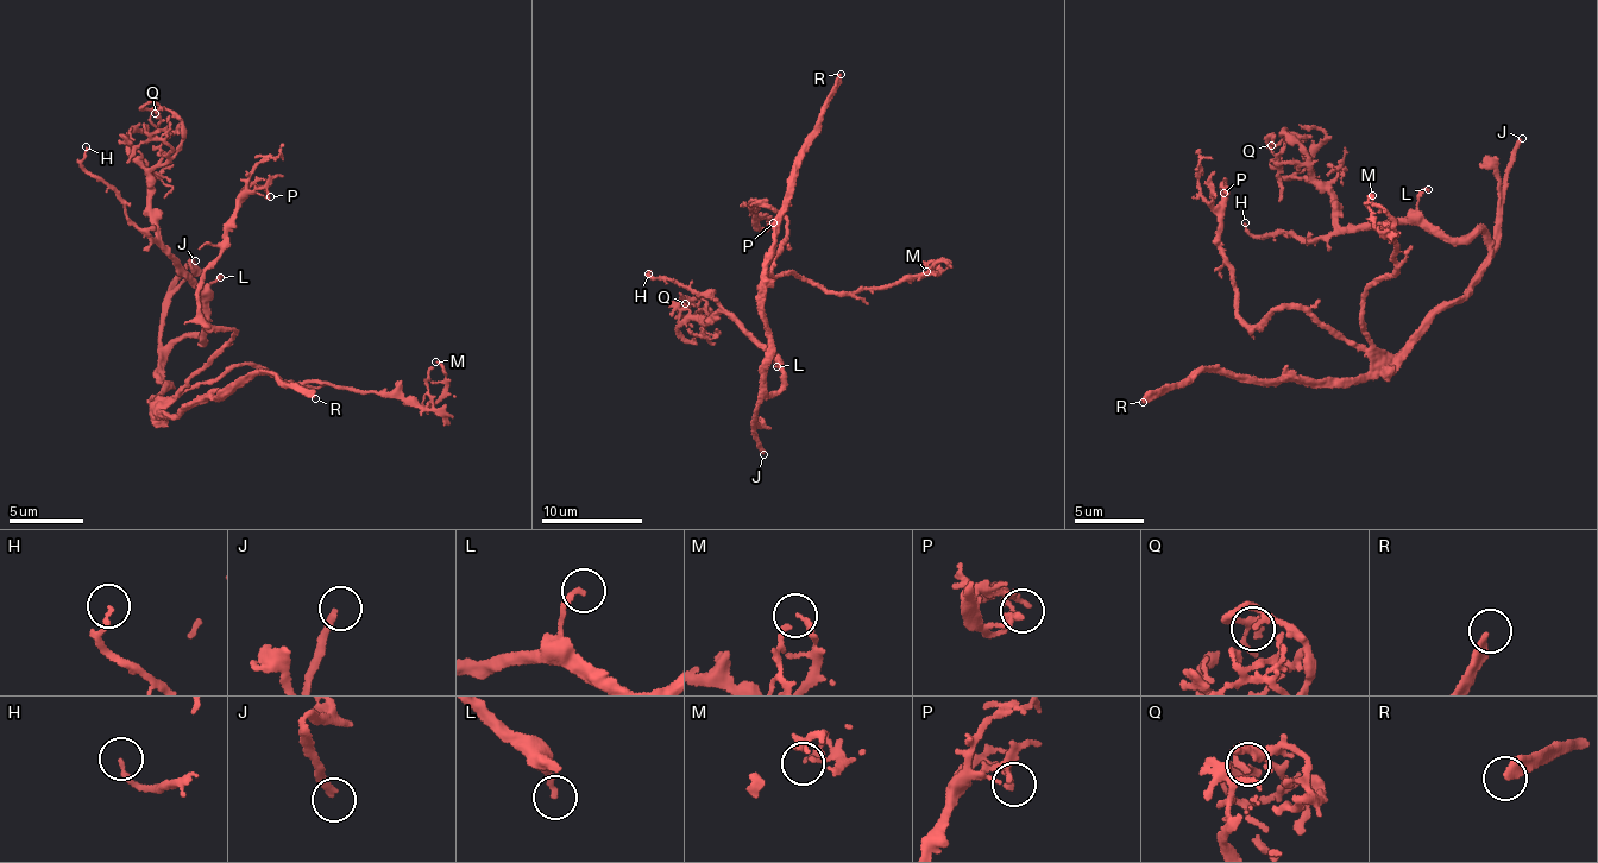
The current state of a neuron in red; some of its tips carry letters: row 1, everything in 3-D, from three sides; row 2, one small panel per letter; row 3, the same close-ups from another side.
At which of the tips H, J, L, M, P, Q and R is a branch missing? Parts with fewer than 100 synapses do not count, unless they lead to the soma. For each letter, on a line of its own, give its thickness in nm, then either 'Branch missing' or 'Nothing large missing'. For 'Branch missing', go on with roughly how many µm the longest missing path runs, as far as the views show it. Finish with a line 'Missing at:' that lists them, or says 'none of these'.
H: Thickness 150 nm. Nothing large missing
J: Thickness 240 nm. Branch missing. Missing length about 30 µm
L: Thickness 180 nm. Nothing large missing
M: Thickness 170 nm. Nothing large missing
P: Thickness 240 nm. Nothing large missing
Q: Thickness 200 nm. Nothing large missing
R: Thickness 300 nm. Branch missing. Missing length about 300 µm
Missing at: J, R

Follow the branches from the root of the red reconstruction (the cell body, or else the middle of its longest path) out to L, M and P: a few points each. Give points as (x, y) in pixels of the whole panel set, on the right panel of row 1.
L: (1451, 302), (1467, 293), (1490, 249), (1479, 230), (1446, 237), (1428, 221), (1417, 209), (1428, 189)
M: (1451, 302), (1395, 356), (1371, 344), (1361, 315), (1365, 293), (1376, 277), (1390, 275), (1400, 245), (1372, 195)
P: (1451, 302), (1395, 356), (1345, 344), (1300, 310), (1276, 308), (1260, 328), (1247, 322), (1221, 243), (1224, 193)

